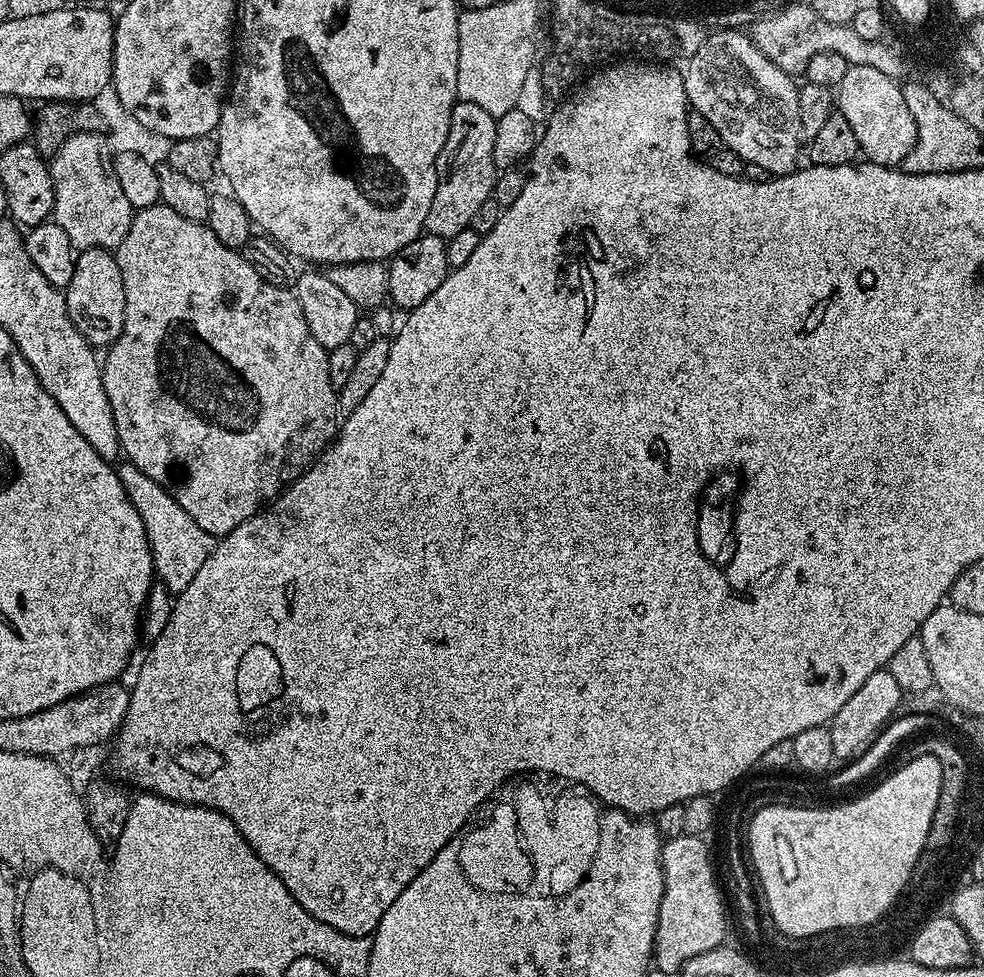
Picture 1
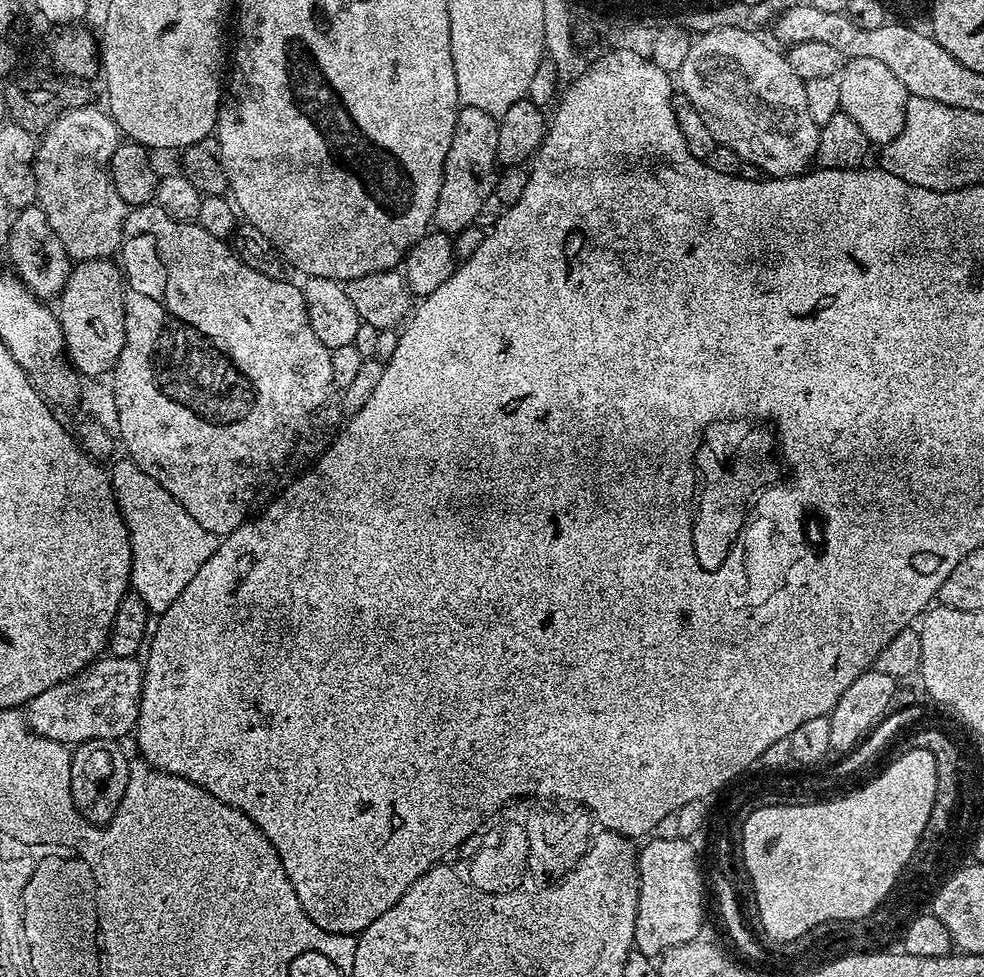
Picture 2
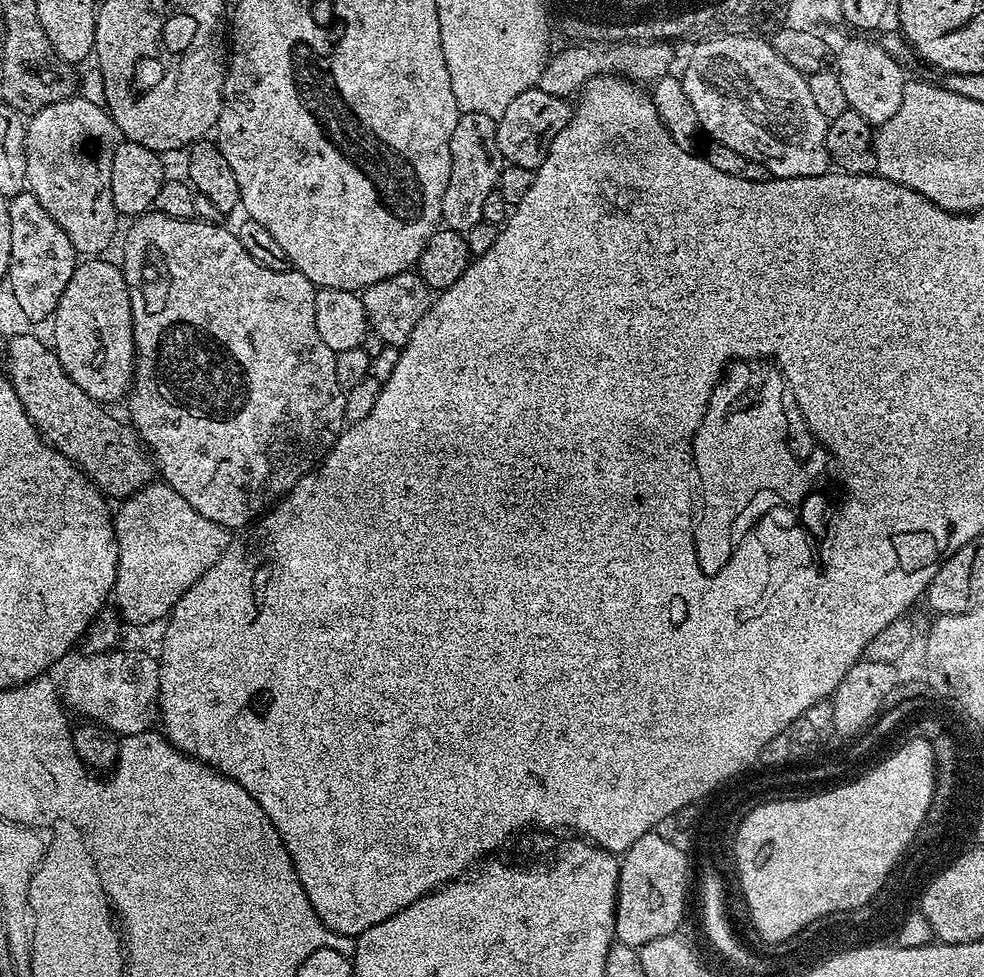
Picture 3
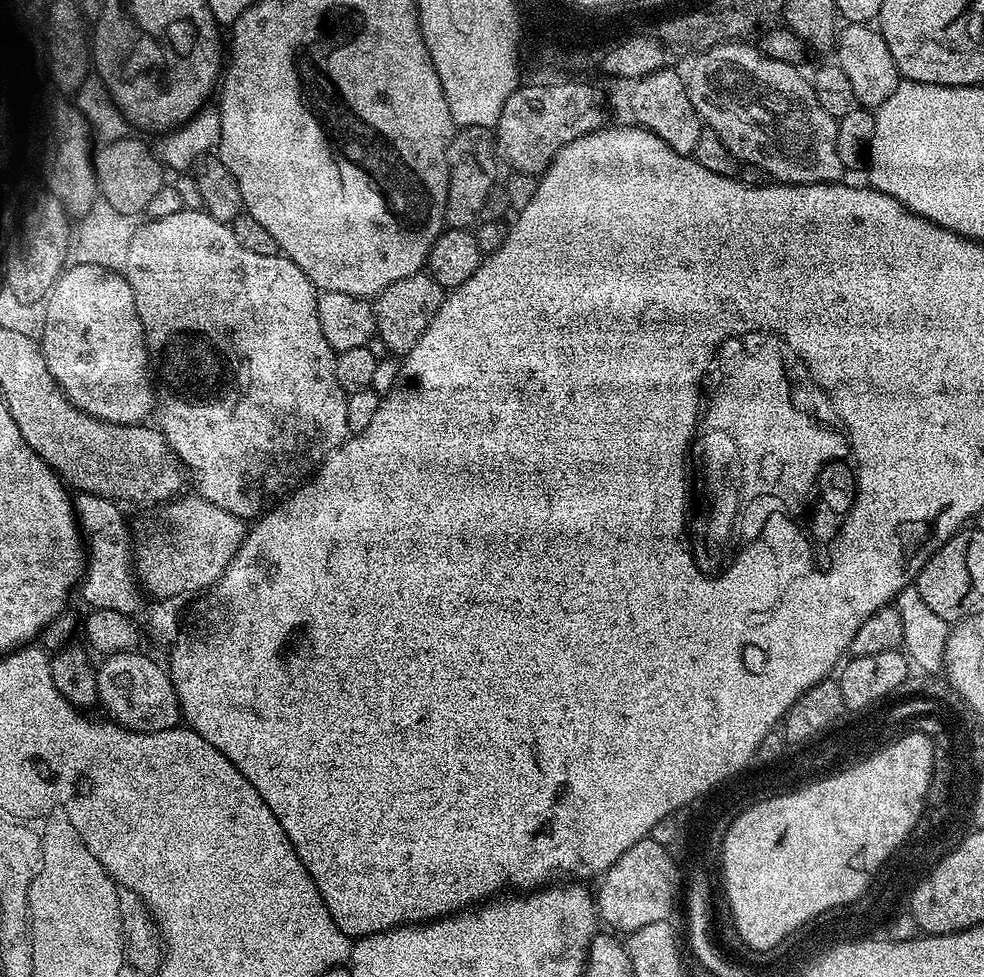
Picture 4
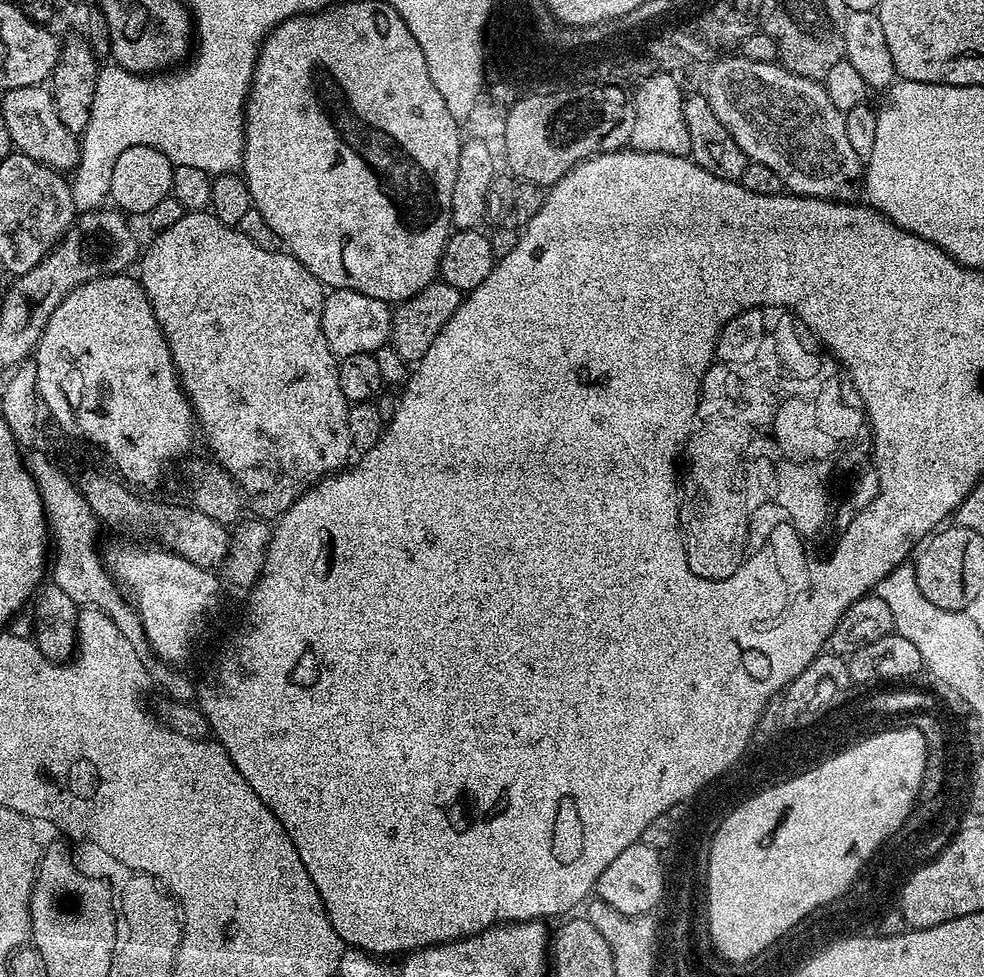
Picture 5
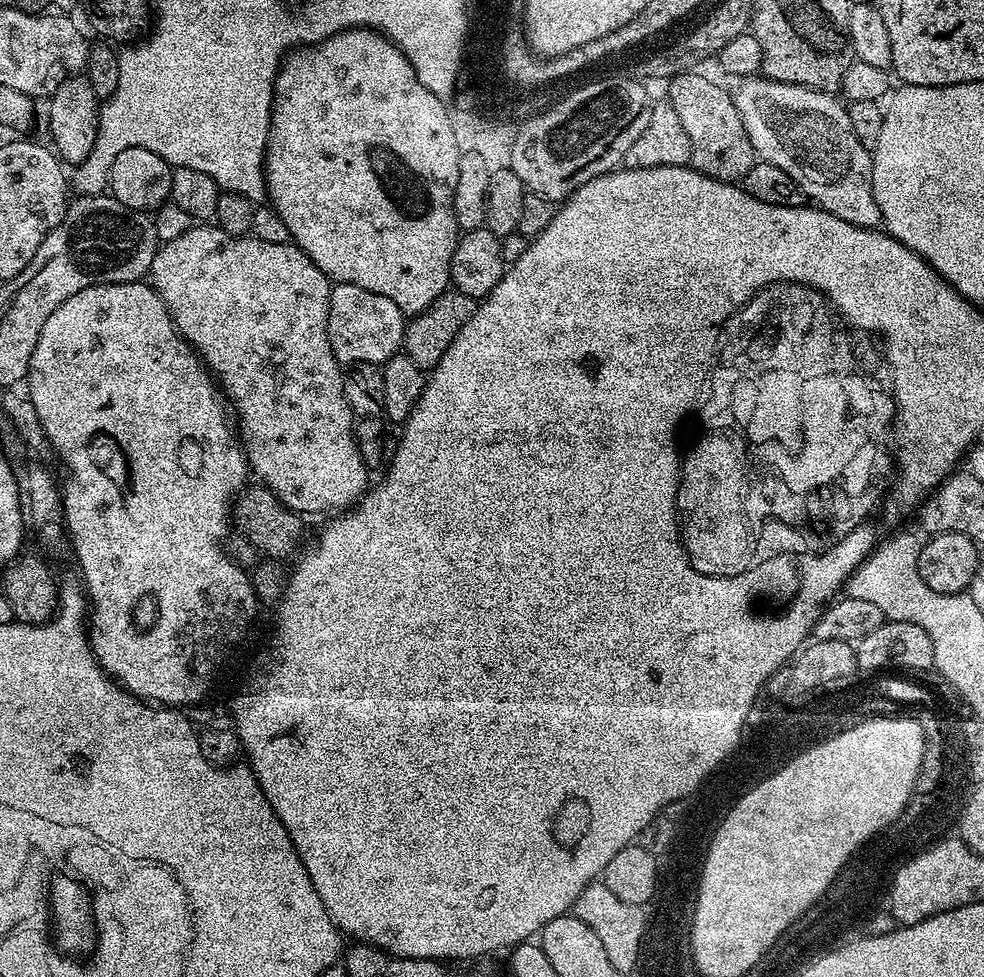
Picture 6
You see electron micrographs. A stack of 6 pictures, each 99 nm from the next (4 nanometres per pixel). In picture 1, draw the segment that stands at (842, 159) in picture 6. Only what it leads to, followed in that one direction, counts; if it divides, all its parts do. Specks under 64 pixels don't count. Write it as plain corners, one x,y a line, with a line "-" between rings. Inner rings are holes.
740,30
713,31
705,35
702,46
698,46
698,54
688,58
686,66
688,69
683,69
682,72
684,94
688,96
691,111
702,114
702,118
706,118
706,122
710,122
714,130
718,130
723,147
734,150
734,154
743,158
745,164
761,165
774,174
787,173
790,166
797,163
795,160
802,156
798,114
800,88
793,77
774,66
774,62
770,62
770,58
766,58
766,54
762,54
762,50
754,46
751,35

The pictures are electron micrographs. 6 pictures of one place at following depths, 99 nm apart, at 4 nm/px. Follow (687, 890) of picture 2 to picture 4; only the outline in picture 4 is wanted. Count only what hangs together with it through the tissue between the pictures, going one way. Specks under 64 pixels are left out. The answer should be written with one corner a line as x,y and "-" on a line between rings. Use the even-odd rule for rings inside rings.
645,838
630,846
630,850
626,850
626,854
622,854
622,858
599,877
600,889
594,892
599,919
617,928
612,930
620,934
650,926
650,922
668,920
676,904
672,887
676,864
674,856
672,858
656,838

